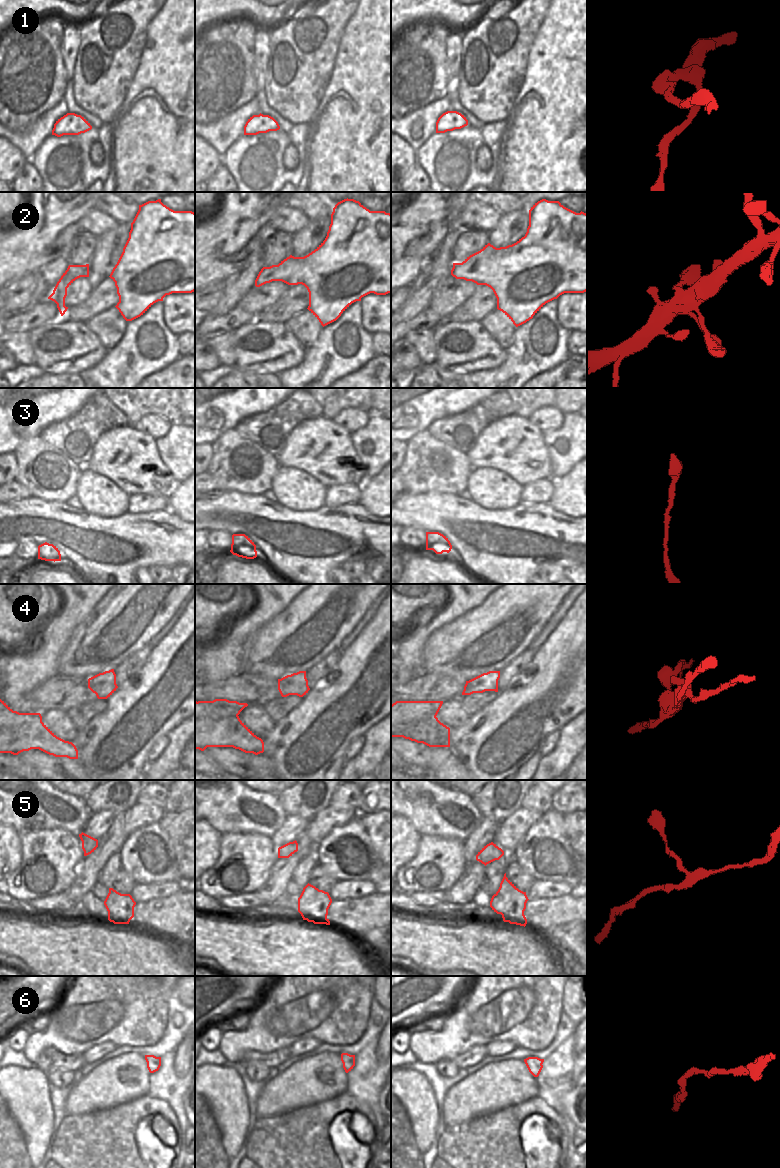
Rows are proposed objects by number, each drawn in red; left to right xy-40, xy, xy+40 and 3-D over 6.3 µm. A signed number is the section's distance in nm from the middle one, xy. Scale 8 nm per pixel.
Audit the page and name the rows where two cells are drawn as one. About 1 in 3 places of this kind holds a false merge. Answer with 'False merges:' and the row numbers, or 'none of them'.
False merges: 4.

